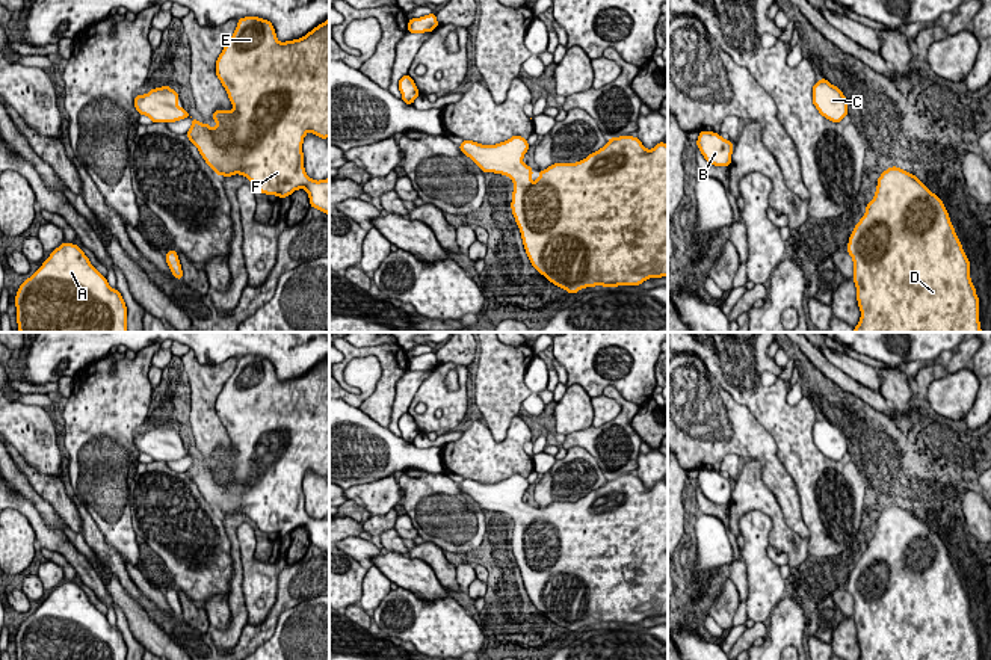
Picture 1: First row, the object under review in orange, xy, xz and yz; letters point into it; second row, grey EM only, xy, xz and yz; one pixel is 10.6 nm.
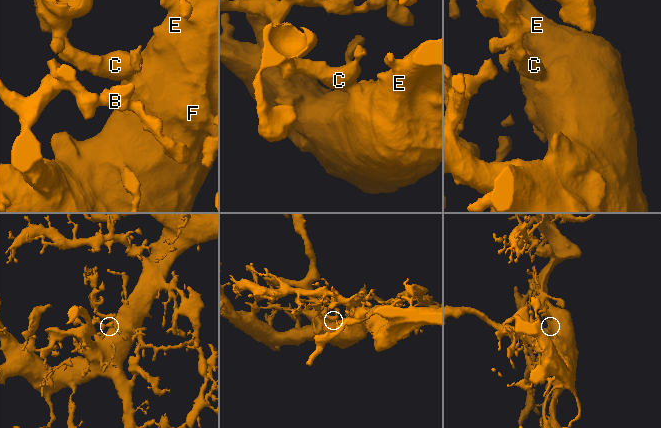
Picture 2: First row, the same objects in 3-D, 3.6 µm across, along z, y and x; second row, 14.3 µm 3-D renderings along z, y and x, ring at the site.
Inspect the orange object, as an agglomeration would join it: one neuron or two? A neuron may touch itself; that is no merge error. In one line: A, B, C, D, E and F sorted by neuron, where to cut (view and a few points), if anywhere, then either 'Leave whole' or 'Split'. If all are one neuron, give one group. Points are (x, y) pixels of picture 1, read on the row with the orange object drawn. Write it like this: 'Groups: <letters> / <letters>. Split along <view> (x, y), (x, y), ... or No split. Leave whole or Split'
Groups: A B C D E F. No split. Leave whole

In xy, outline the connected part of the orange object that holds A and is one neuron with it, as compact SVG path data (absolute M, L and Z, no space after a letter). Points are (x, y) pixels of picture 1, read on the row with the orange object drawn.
M63 242L15 296L20 332L127 332L127 307L85 252Z

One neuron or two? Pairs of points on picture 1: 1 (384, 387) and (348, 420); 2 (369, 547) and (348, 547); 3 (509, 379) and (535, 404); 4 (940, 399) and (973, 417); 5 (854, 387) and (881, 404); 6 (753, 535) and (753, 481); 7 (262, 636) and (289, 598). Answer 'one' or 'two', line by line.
1: two
2: one
3: two
4: two
5: one
6: two
7: one

